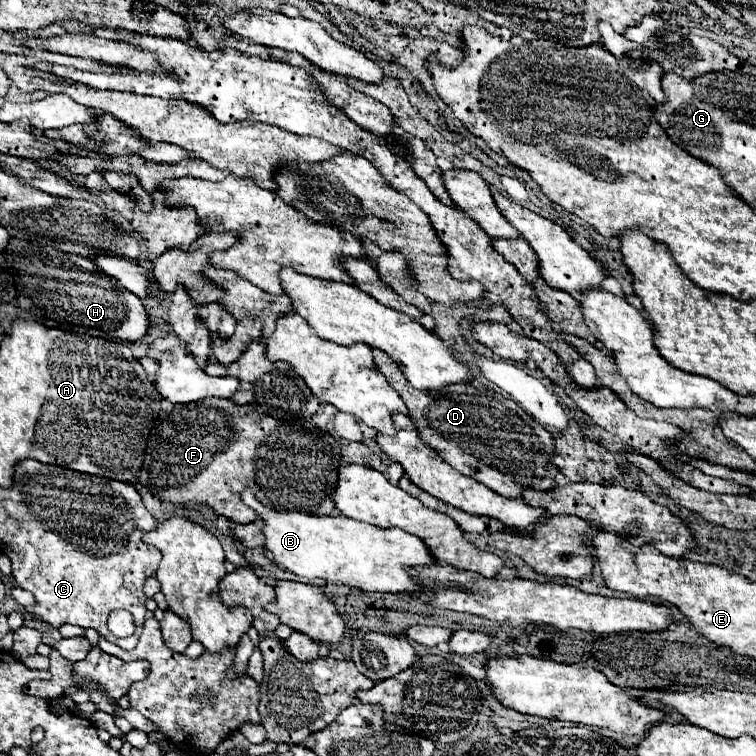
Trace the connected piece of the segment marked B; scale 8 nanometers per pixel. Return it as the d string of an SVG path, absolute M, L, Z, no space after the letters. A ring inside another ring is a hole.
M243 490L241 498L247 506L251 506L261 520L265 520L265 550L271 552L271 560L277 562L279 568L289 570L297 576L305 578L325 578L333 584L345 584L349 588L359 588L367 592L391 592L391 594L401 594L401 592L419 592L419 590L439 590L439 588L453 588L453 584L445 582L421 582L415 580L409 574L409 568L417 566L431 566L437 560L429 554L429 548L419 542L417 536L411 536L409 532L401 528L377 528L371 524L363 524L353 518L345 516L309 516L303 512L275 512L265 508L257 498L253 496L251 490Z

